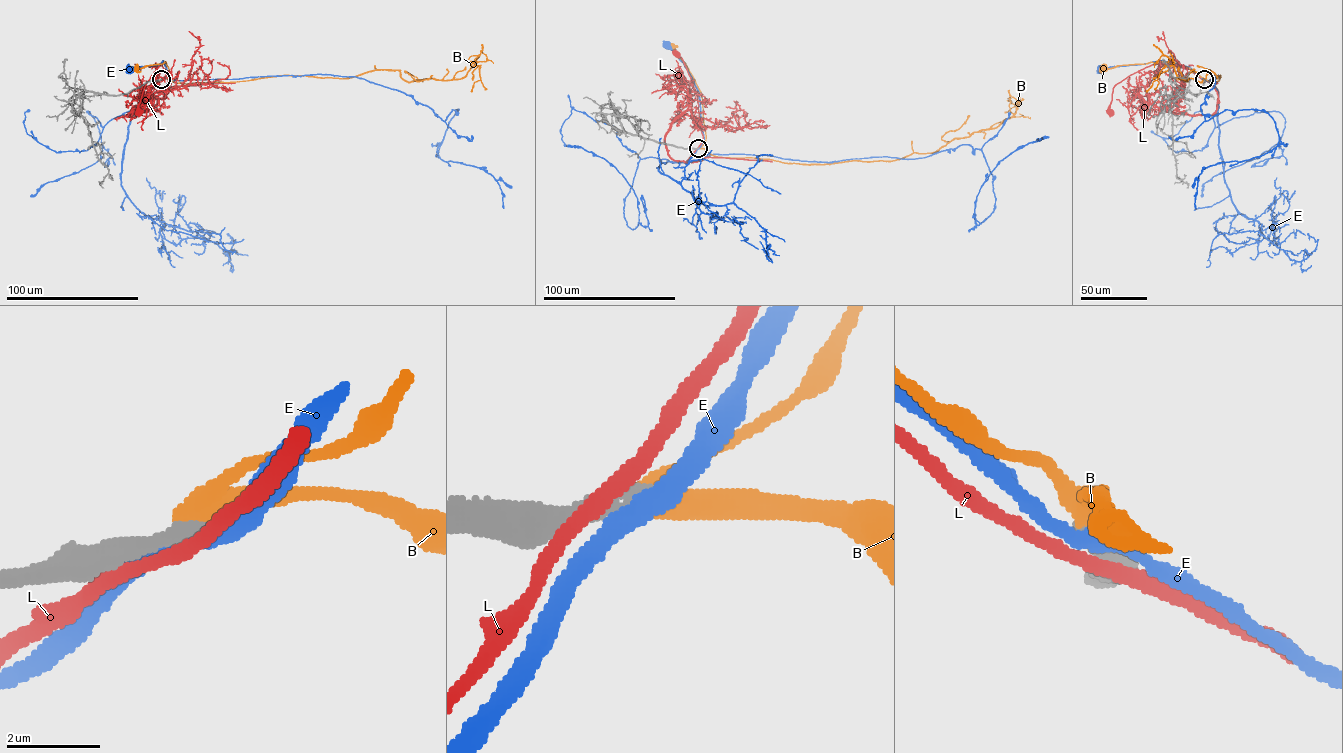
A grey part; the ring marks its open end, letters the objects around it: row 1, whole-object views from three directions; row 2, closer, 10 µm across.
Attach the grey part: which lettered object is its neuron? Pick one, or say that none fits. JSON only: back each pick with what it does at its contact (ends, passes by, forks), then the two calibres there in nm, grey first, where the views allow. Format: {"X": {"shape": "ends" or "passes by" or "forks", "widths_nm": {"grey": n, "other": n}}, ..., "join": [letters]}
{"B": {"shape": "passes by", "widths_nm": {"grey": 360, "other": 480}}, "join": ["B"]}

